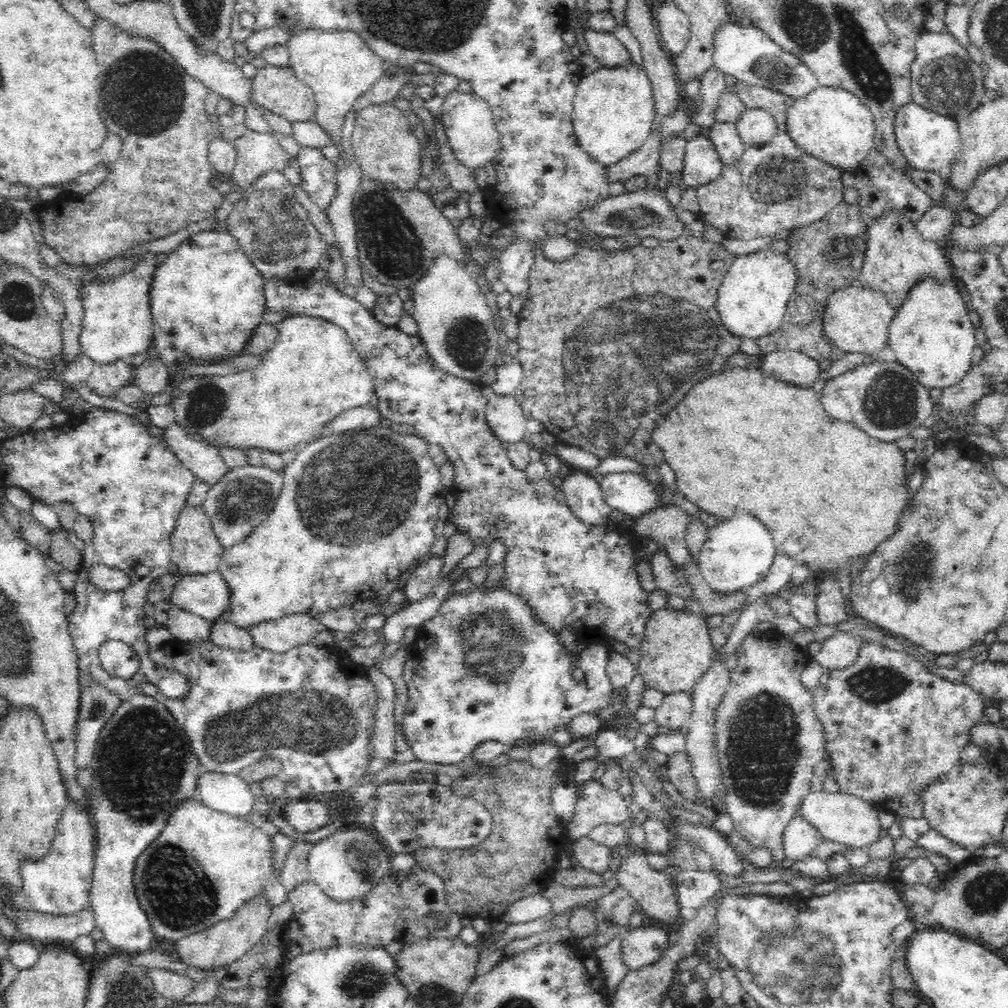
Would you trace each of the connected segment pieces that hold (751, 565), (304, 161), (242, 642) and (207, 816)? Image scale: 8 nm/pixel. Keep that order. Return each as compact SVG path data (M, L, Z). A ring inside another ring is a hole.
M734 516L729 519L720 520L717 525L708 529L707 541L704 543L699 554L699 570L704 575L706 582L716 593L733 593L744 591L750 586L758 584L766 578L772 566L777 548L773 534L754 516Z
M301 147L297 154L301 187L322 208L329 208L338 194L338 164L330 162L320 149Z
M216 621L211 628L212 643L226 650L244 652L257 647L248 629L224 621Z
M195 797L185 800L171 815L158 840L138 858L136 884L142 909L150 917L150 923L158 941L172 943L183 936L215 926L234 914L250 900L260 897L270 909L281 906L290 891L282 883L281 868L276 863L274 829L268 823L256 827L249 817L230 816L204 806Z

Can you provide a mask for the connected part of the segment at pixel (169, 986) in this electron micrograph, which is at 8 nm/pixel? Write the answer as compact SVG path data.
M146 968L145 974L155 993L169 1000L179 1002L196 986L188 978L168 969Z

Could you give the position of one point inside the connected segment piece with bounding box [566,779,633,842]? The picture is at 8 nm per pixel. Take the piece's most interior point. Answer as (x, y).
(597, 805)

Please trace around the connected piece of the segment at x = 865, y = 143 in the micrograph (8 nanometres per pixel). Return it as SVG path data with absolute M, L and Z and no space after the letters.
M818 87L804 98L796 99L787 110L786 132L802 151L835 170L854 173L874 149L875 123L872 111L862 101L842 87Z

